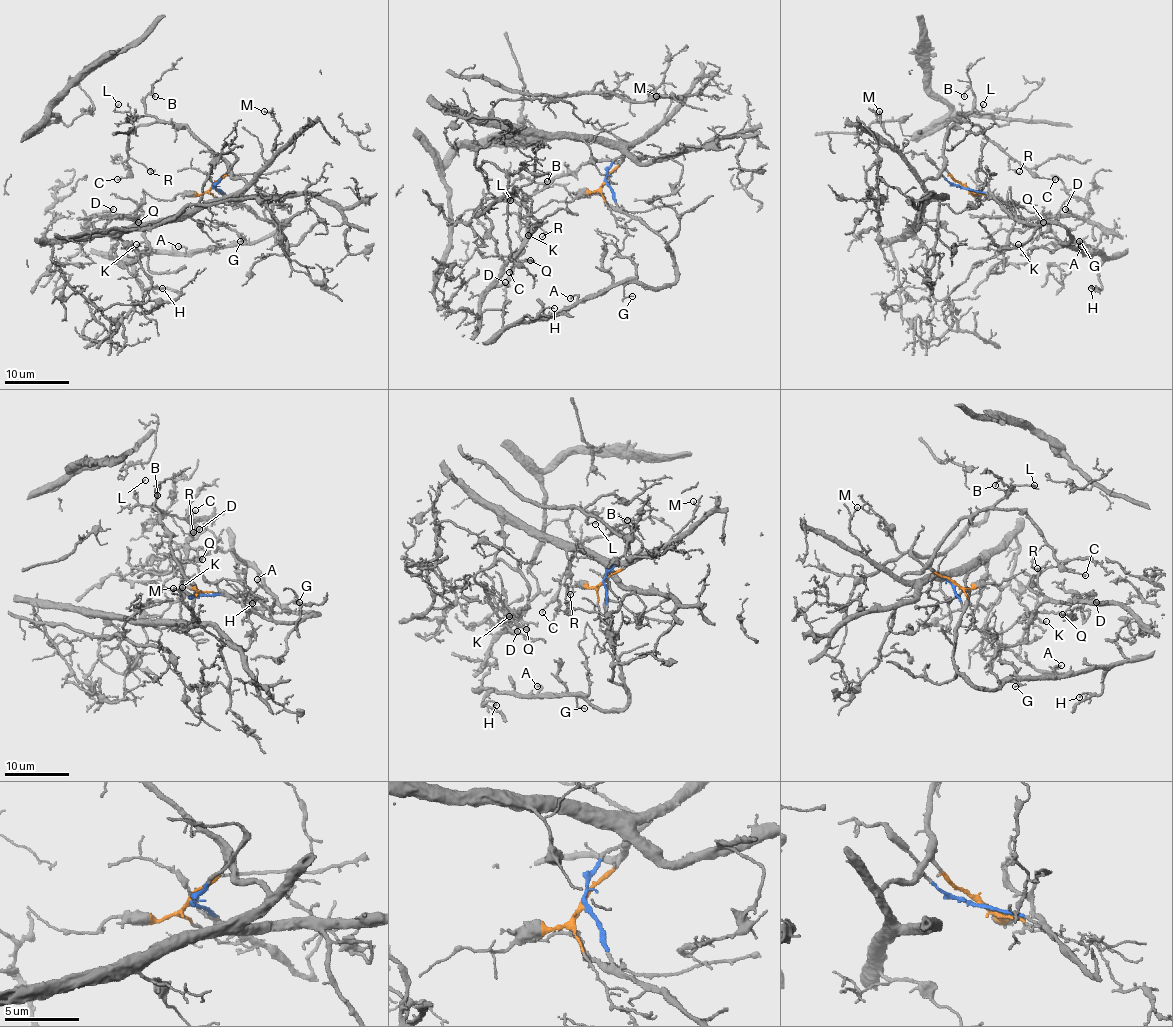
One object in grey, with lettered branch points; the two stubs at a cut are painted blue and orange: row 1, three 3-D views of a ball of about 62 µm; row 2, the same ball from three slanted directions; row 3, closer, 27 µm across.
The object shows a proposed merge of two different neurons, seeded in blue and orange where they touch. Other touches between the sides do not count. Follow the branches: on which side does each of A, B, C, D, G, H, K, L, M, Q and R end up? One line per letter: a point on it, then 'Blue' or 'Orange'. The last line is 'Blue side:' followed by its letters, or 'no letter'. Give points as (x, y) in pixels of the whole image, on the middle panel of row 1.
A: Place: (570, 298). Blue
B: Place: (547, 181). Orange
C: Place: (509, 272). Orange
D: Place: (505, 282). Blue
G: Place: (632, 296). Blue
H: Place: (554, 308). Blue
K: Place: (528, 235). Blue
L: Place: (510, 200). Orange
M: Place: (656, 96). Orange
Q: Place: (530, 260). Blue
R: Place: (542, 236). Orange
Blue side: A, D, G, H, K, Q

